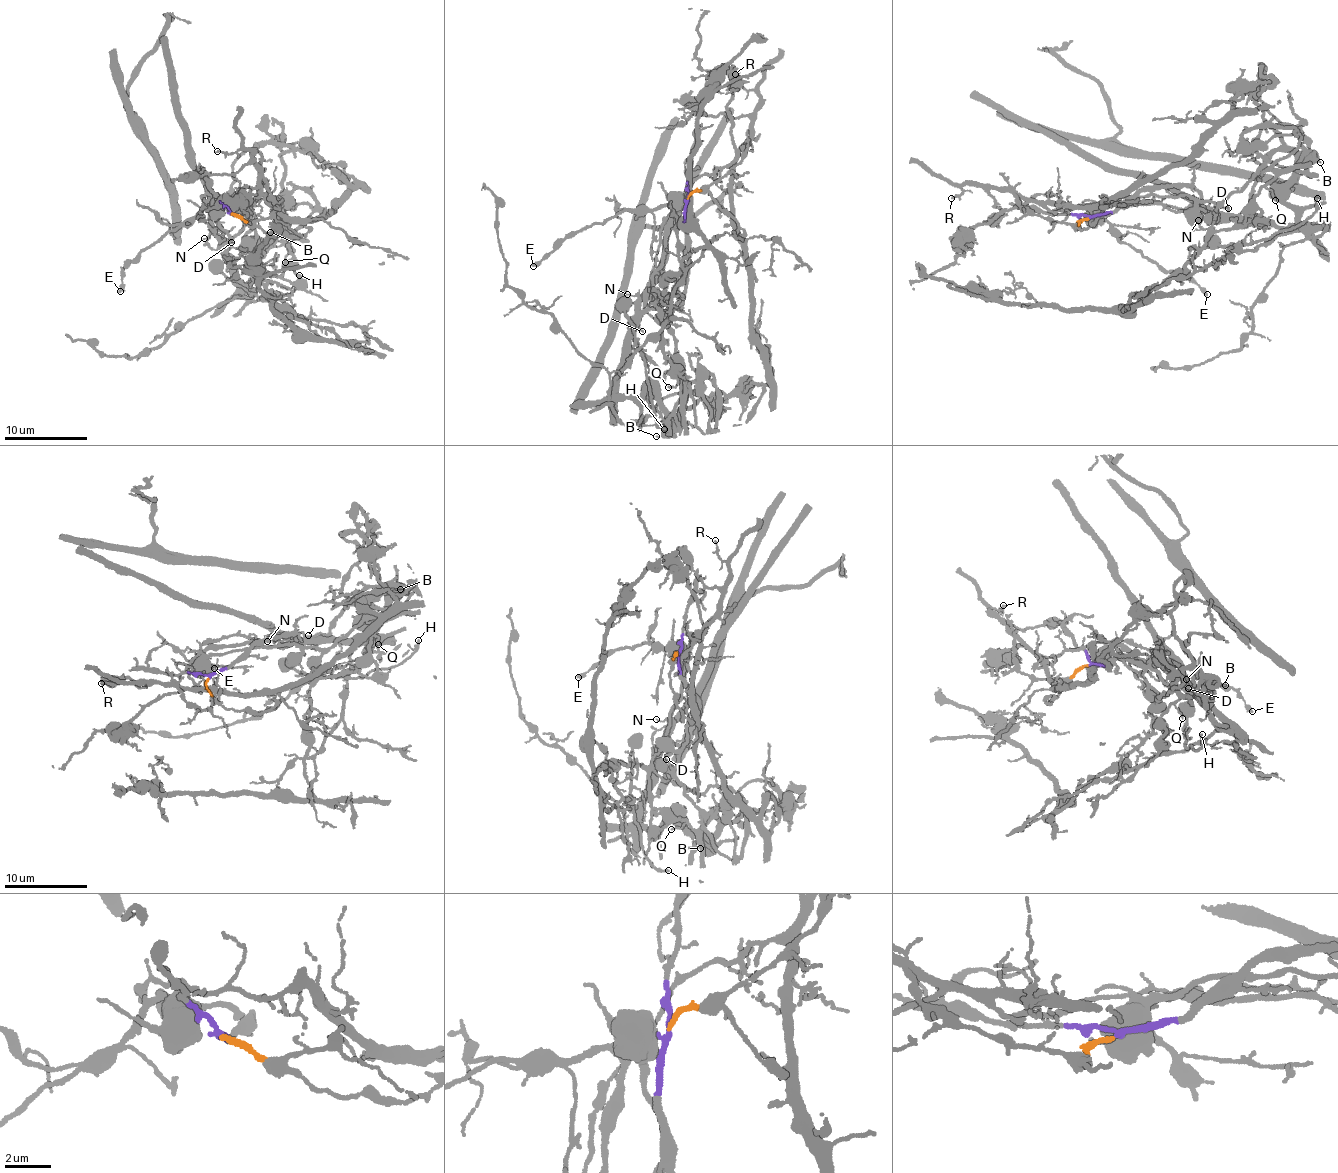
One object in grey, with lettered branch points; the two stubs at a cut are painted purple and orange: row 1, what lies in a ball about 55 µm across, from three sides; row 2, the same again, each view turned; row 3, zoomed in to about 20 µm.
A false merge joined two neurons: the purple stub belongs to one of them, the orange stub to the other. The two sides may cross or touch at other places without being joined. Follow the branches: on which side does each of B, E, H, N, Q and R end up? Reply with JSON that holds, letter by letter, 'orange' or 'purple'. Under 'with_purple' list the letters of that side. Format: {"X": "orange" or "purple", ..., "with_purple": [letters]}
{"B": "purple", "E": "purple", "H": "purple", "N": "purple", "Q": "purple", "R": "orange", "with_purple": ["B", "E", "H", "N", "Q"]}

